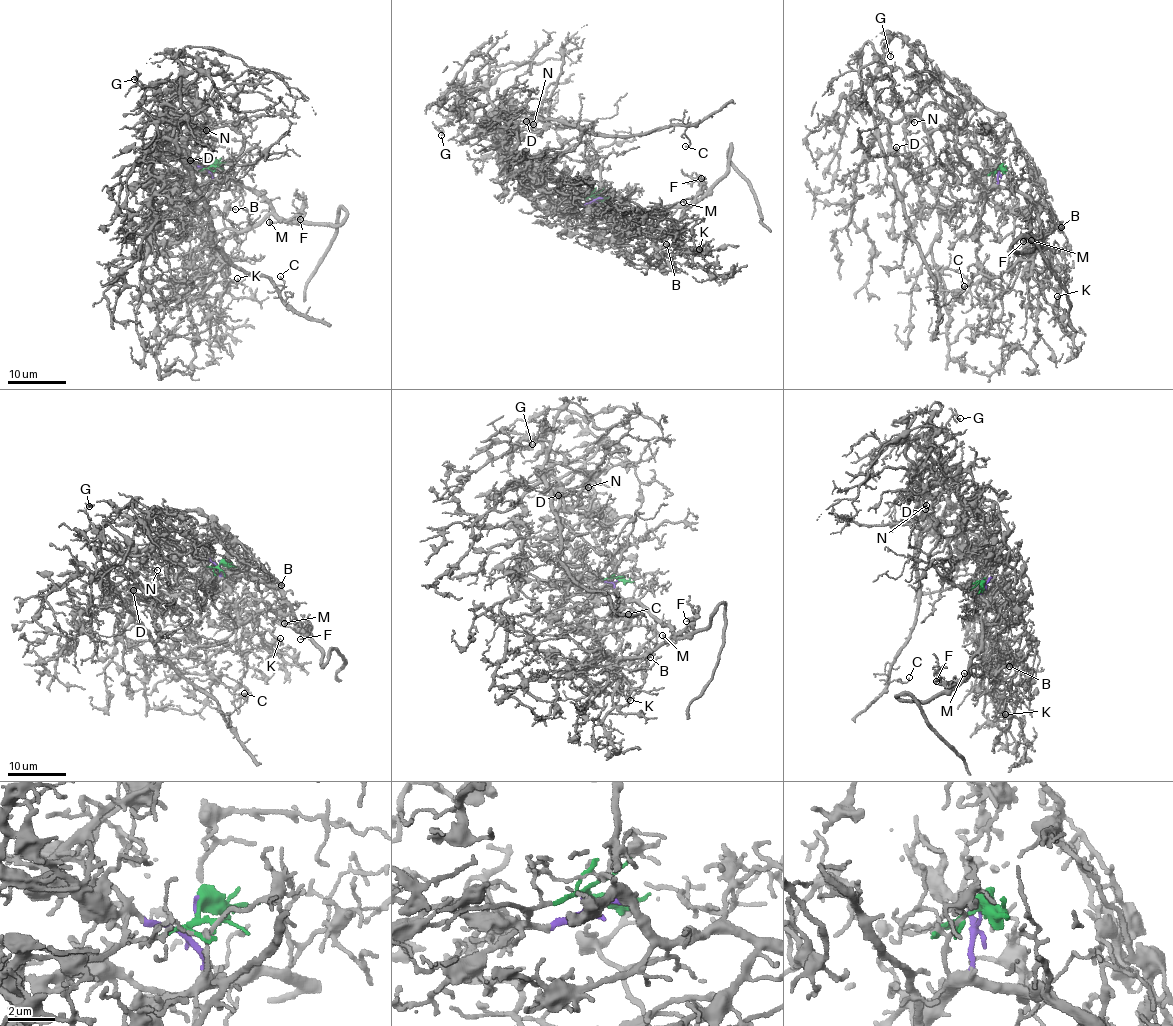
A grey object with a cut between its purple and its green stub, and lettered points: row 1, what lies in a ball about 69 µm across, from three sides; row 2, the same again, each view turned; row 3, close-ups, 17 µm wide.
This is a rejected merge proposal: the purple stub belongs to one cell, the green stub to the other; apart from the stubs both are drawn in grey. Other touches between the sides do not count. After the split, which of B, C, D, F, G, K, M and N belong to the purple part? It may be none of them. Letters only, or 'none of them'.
B, F, K, M

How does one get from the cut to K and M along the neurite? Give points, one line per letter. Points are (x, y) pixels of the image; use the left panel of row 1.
K: (209, 161), (213, 180), (241, 180), (272, 210), (231, 233), (223, 246), (226, 290), (237, 284), (237, 277)
M: (209, 161), (209, 173), (213, 180), (241, 180), (264, 200), (272, 210), (269, 221)

